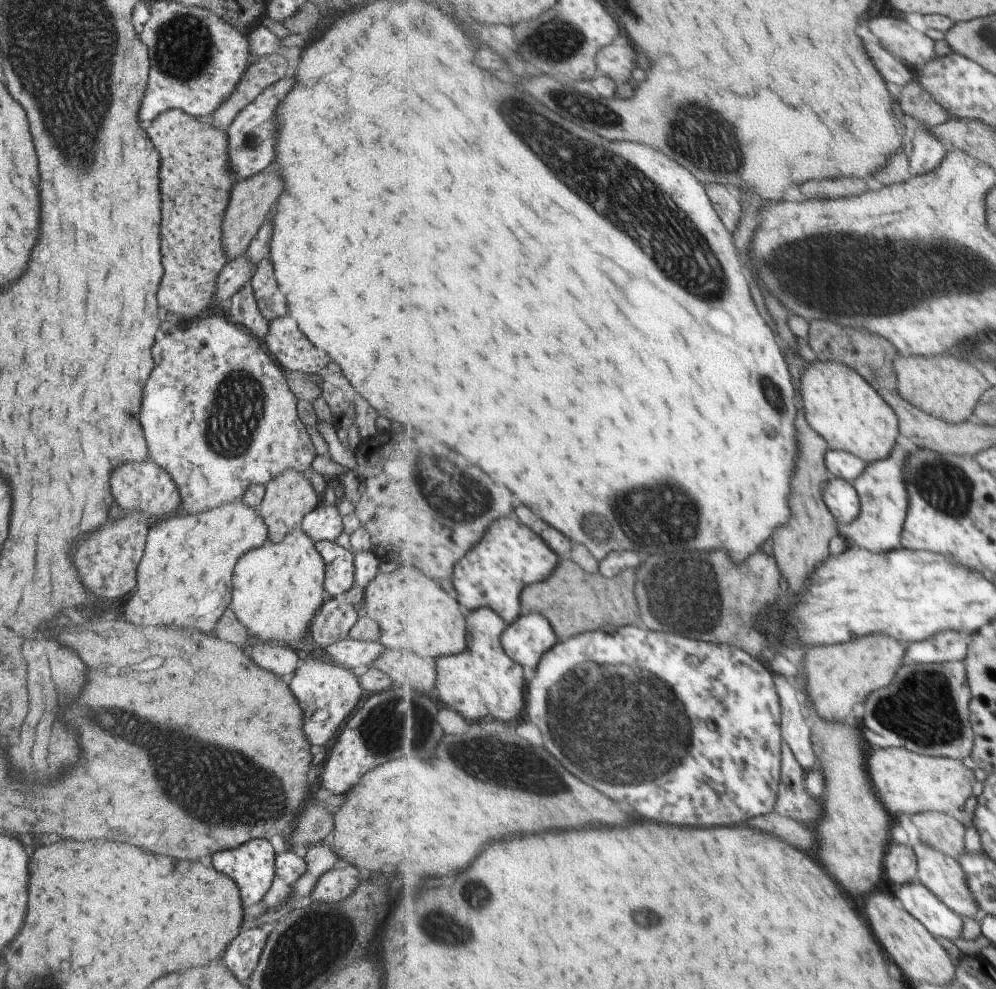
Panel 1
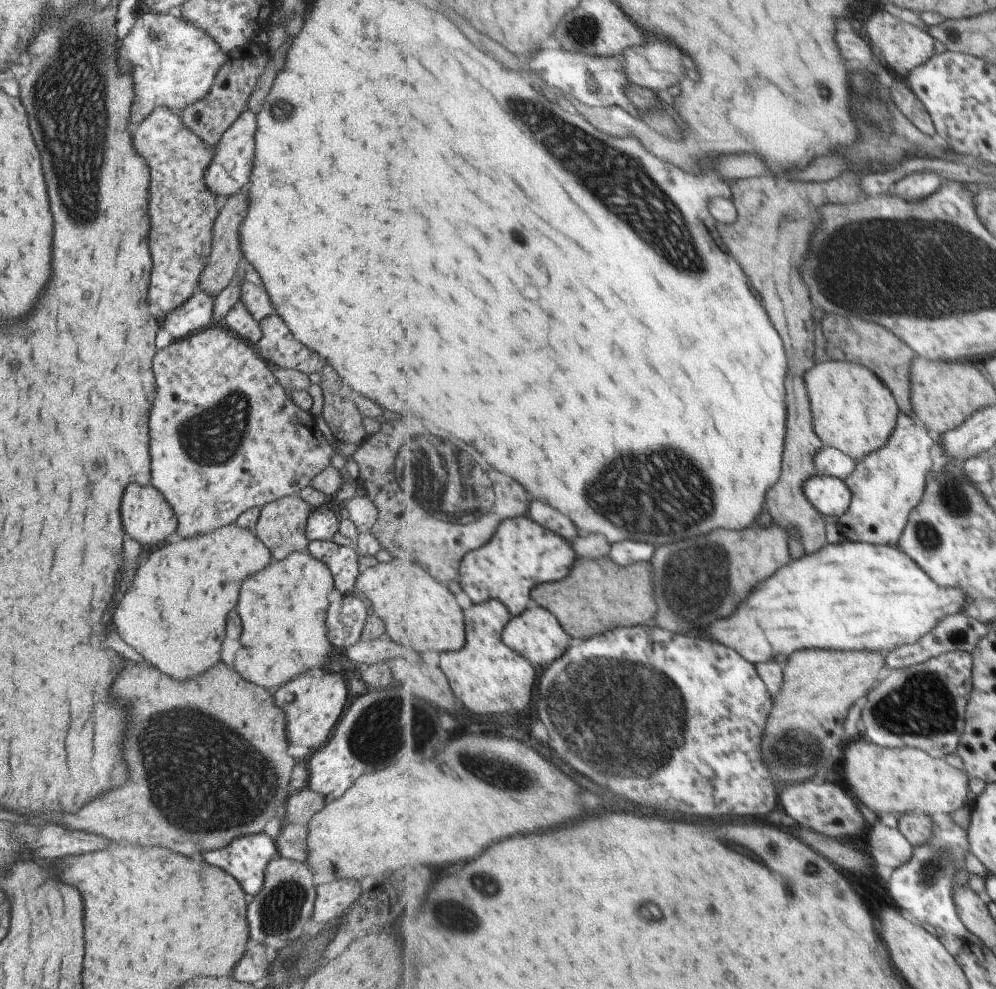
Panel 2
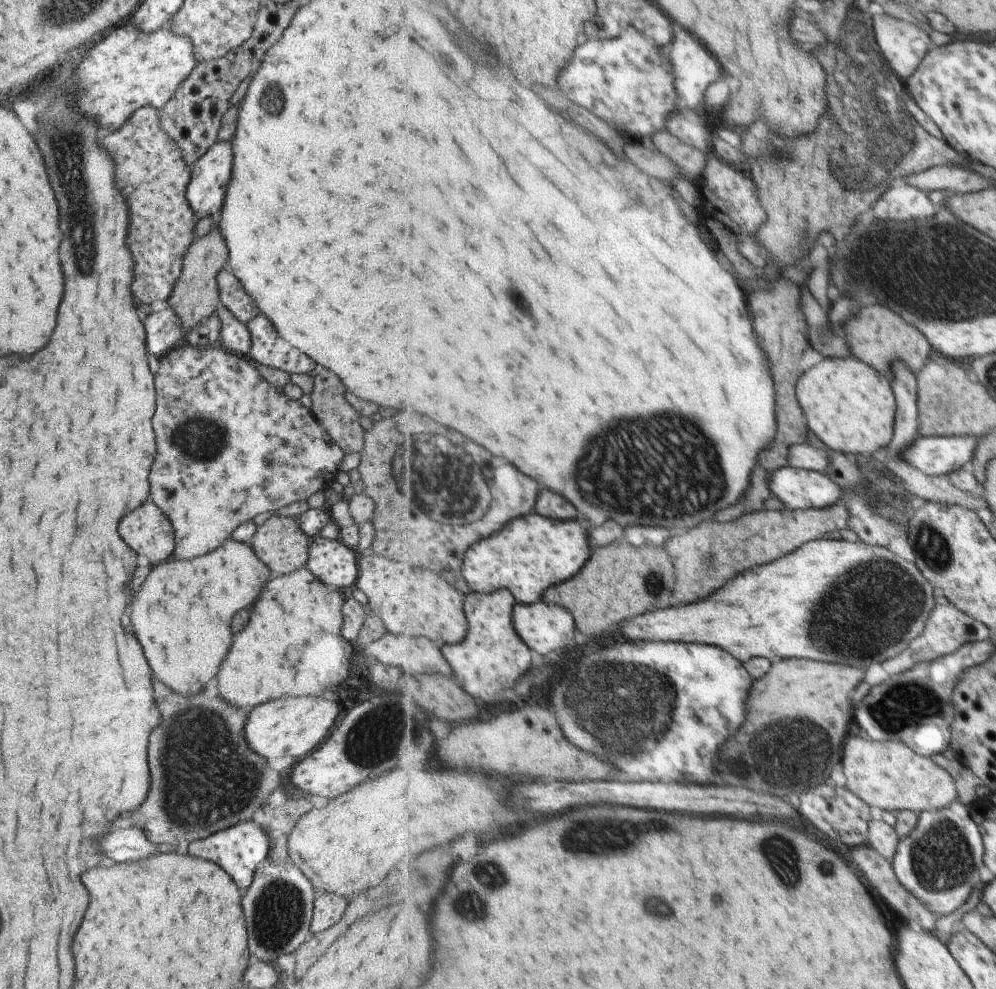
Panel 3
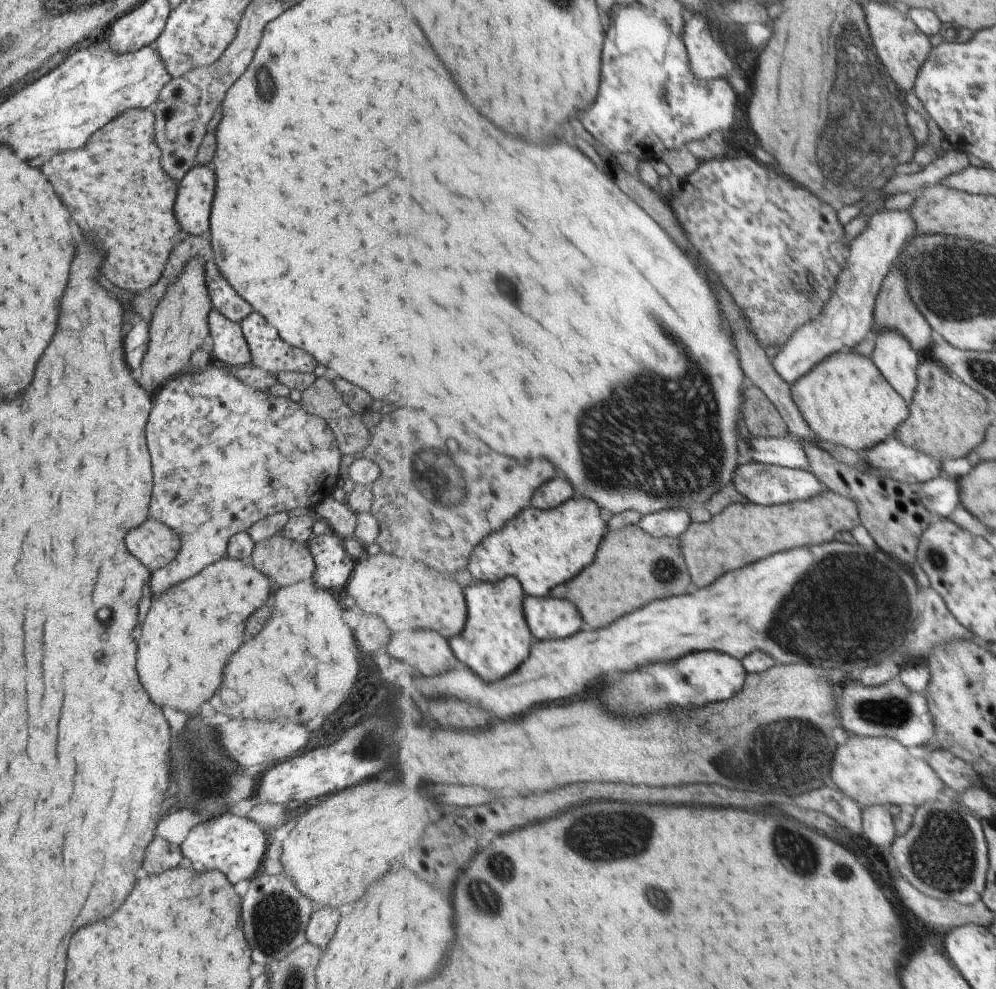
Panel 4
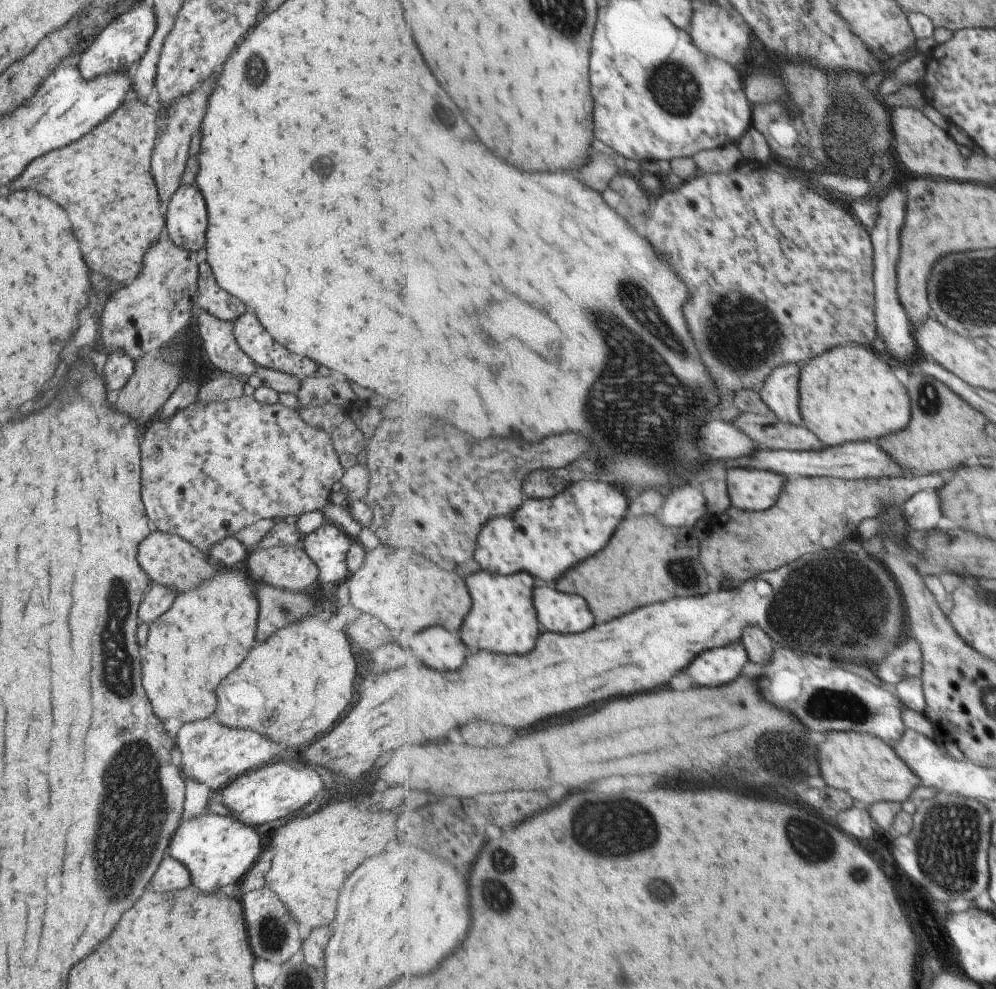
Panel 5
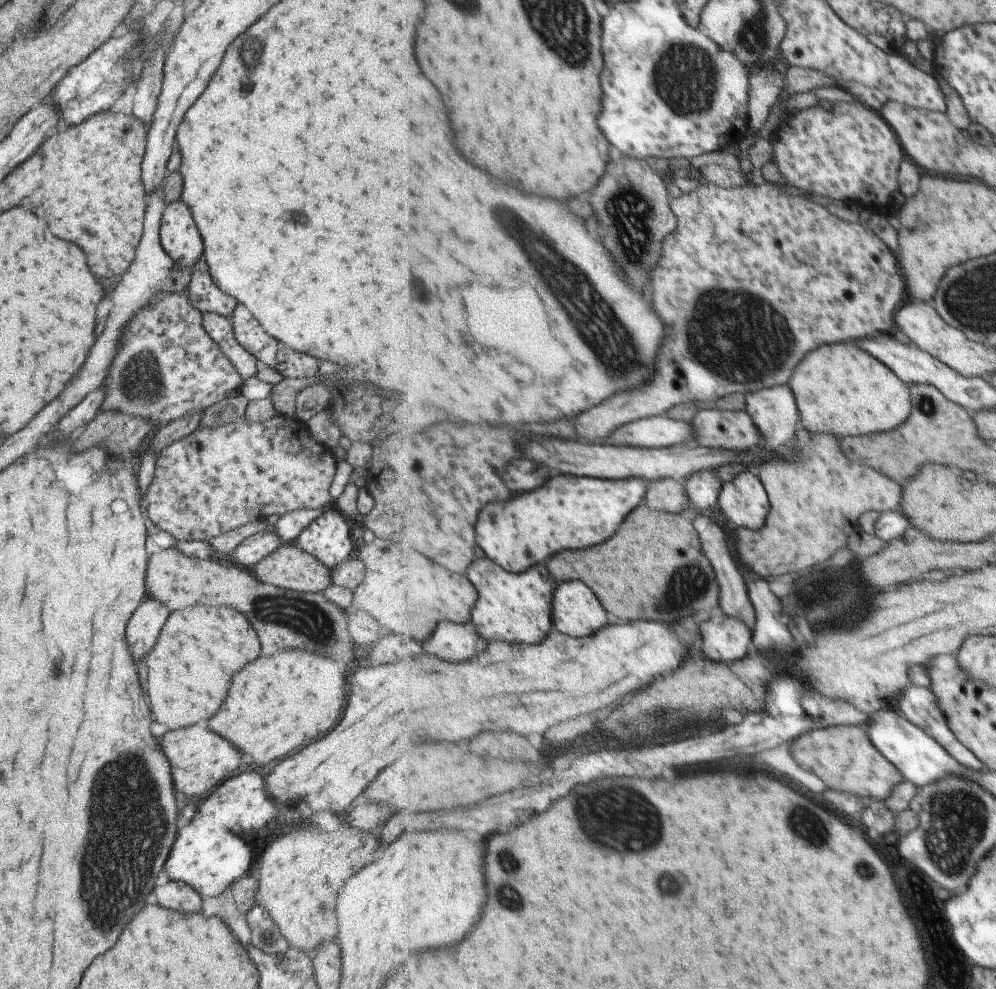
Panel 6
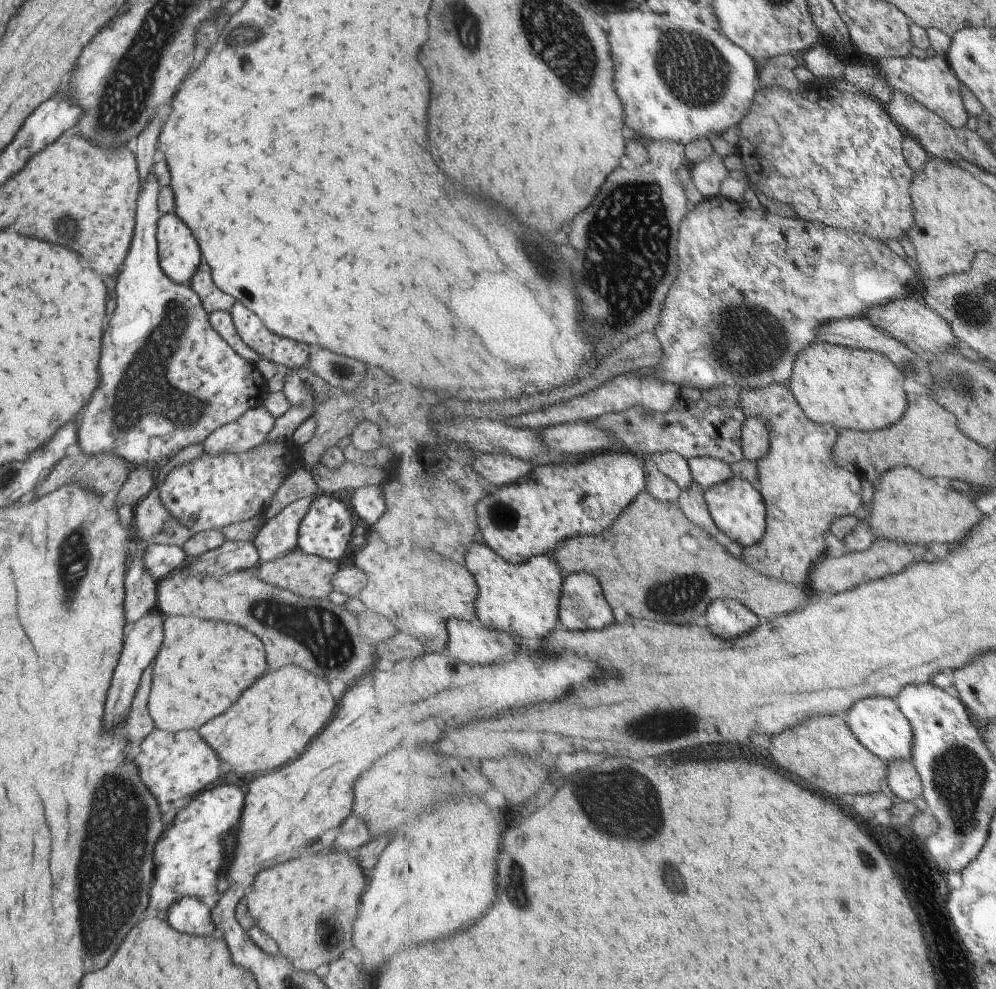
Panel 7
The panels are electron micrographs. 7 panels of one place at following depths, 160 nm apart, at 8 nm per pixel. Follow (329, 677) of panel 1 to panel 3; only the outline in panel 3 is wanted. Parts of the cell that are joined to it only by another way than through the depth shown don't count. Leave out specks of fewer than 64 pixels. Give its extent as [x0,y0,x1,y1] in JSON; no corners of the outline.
[243,698,337,758]

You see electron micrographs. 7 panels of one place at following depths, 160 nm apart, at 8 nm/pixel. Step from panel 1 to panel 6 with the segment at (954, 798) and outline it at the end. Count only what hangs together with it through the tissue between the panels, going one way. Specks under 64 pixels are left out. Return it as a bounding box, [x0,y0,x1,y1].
[792,725,905,799]

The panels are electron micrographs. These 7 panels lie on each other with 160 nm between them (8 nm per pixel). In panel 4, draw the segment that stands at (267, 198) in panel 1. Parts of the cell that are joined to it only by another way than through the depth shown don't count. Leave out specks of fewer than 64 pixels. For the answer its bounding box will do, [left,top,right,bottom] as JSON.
[135,256,211,394]

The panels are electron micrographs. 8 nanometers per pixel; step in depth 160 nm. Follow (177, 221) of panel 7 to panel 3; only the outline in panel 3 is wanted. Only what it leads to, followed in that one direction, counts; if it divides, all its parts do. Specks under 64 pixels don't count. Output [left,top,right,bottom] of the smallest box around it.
[185,141,231,221]

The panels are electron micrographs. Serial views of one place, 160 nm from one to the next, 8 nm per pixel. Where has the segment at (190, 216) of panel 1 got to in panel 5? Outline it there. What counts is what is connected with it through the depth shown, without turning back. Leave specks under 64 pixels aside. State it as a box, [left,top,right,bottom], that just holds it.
[11,98,164,285]

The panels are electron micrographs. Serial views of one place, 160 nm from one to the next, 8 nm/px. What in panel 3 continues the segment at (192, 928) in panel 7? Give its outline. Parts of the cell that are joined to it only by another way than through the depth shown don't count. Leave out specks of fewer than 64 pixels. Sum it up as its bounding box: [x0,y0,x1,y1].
[99,830,157,866]

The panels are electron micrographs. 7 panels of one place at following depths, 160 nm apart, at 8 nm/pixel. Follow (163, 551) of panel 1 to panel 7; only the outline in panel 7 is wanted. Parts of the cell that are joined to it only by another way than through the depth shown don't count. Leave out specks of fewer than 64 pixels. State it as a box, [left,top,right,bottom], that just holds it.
[147,616,265,733]

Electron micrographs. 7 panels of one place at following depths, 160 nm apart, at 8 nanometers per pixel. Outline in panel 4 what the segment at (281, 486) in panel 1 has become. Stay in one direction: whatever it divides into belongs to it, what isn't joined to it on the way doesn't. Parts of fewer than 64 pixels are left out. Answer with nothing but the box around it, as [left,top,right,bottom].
[248,534,315,590]

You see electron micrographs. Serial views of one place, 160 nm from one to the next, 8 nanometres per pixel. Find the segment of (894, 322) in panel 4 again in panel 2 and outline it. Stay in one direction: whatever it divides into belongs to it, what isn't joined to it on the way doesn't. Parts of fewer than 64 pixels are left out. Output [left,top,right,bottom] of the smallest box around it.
[821,313,917,416]

